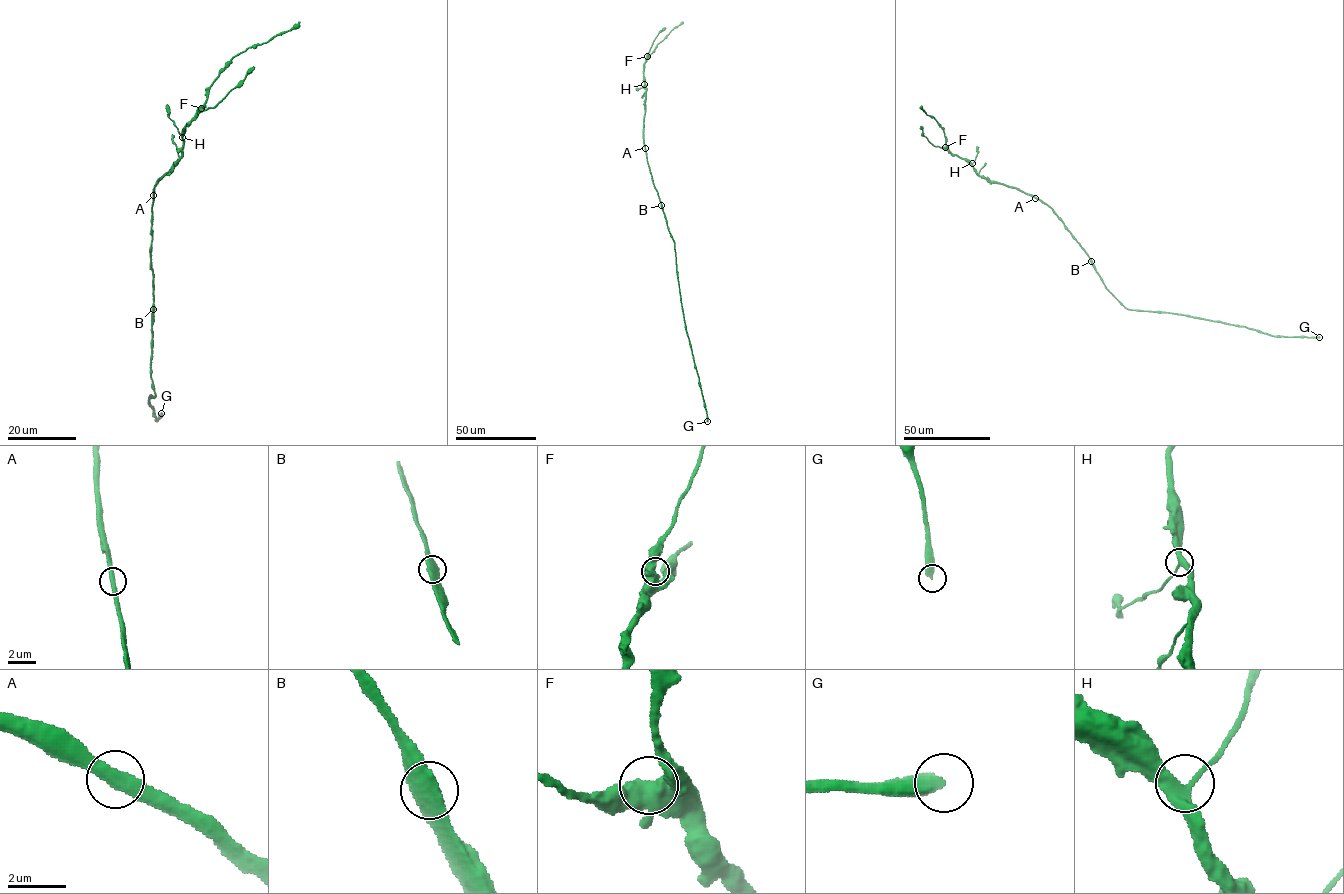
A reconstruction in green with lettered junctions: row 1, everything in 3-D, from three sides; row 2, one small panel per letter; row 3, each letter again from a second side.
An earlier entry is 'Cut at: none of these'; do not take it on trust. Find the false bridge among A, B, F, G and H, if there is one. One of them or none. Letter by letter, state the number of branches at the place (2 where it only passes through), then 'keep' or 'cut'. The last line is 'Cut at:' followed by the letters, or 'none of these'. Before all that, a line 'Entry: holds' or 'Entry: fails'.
Entry: holds
A: branches 2; keep
B: branches 2; keep
F: branches 3; keep
G: branches 1; keep
H: branches 3; keep
Cut at: none of these

